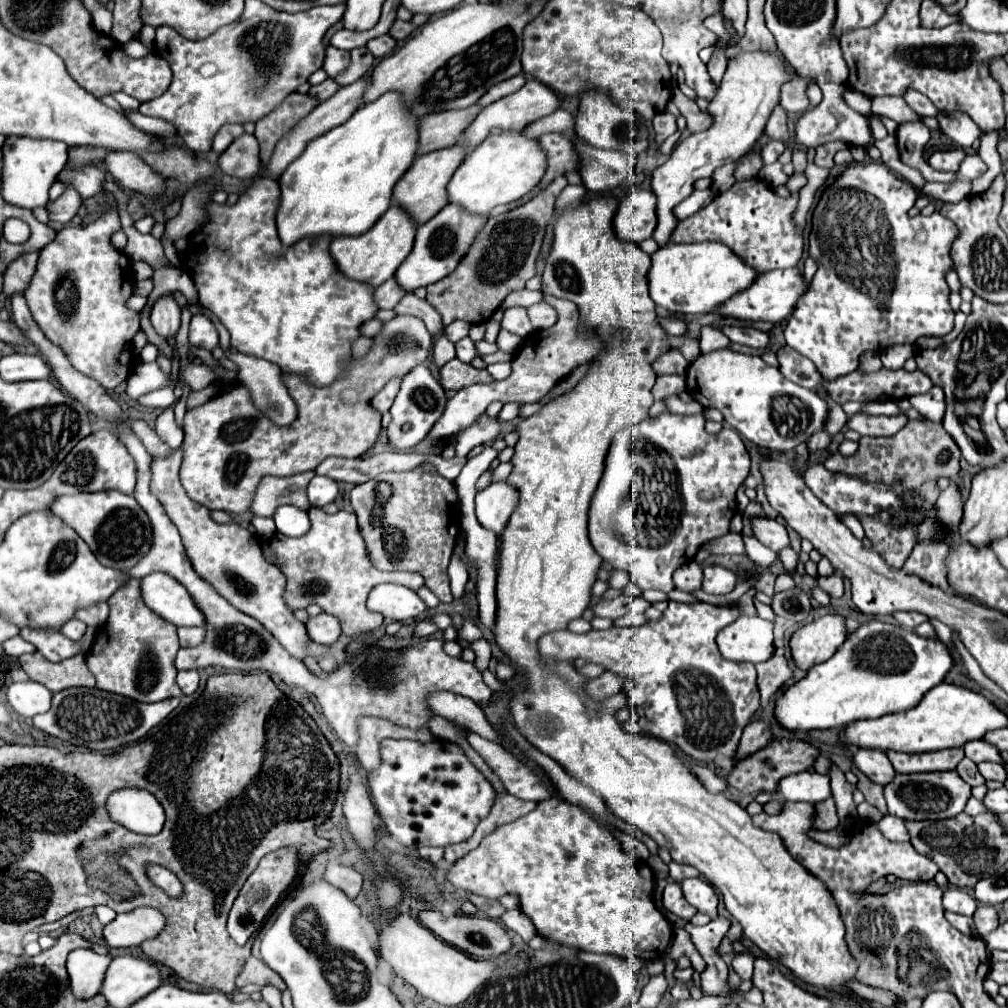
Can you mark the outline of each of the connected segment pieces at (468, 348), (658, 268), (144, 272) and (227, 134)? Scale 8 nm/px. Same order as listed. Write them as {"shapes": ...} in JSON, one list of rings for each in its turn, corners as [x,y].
{"shapes":[[[[464,337],[456,343],[456,357],[464,363],[470,363],[476,357],[476,349],[474,349],[474,343],[470,337]]],[[[668,243],[652,255],[652,269],[648,273],[650,297],[658,307],[676,311],[678,315],[706,315],[718,309],[726,299],[746,291],[758,271],[742,261],[730,247],[722,243]]],[[[142,261],[132,263],[132,269],[134,269],[134,277],[136,277],[136,281],[142,281],[142,279],[152,279],[152,275],[154,275],[154,269],[152,269],[150,265],[142,263]]],[[[224,125],[220,131],[218,131],[218,135],[214,137],[214,151],[220,155],[220,153],[224,153],[226,149],[228,149],[228,145],[236,139],[236,137],[240,137],[244,133],[244,127],[242,125]]]]}

